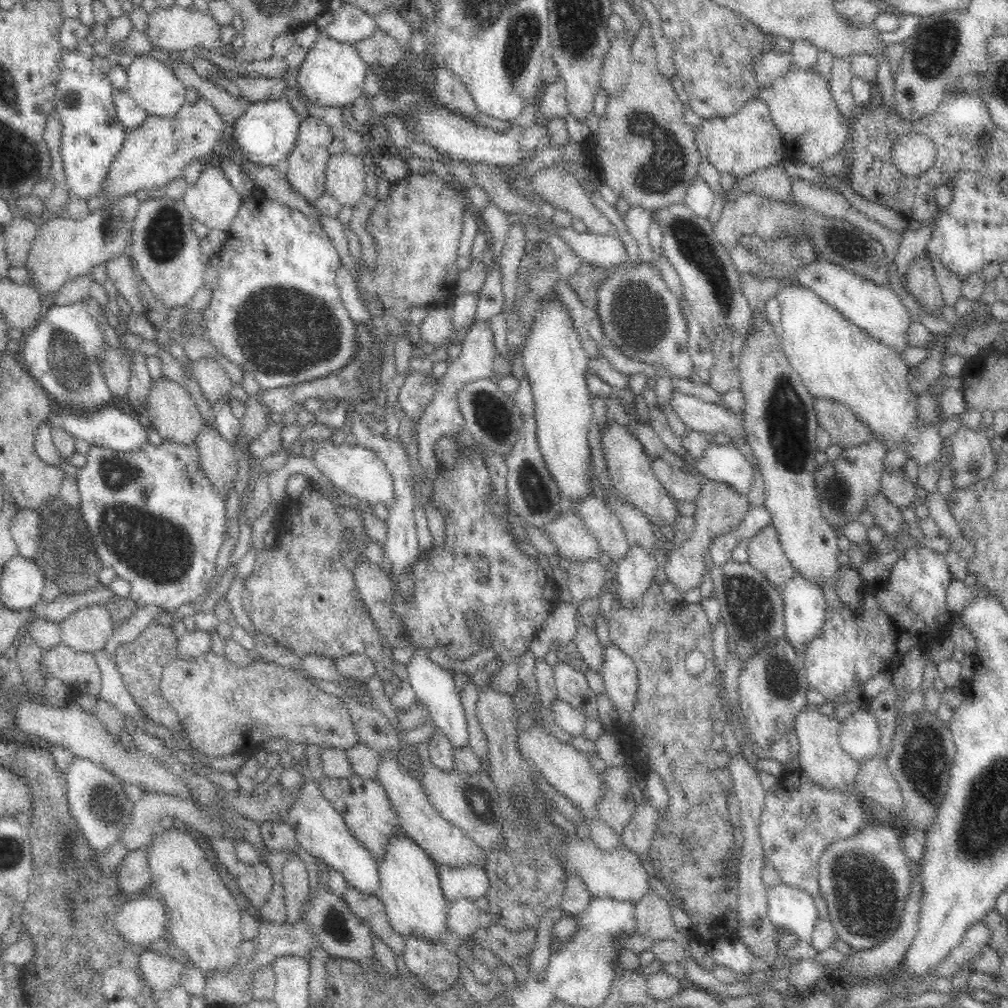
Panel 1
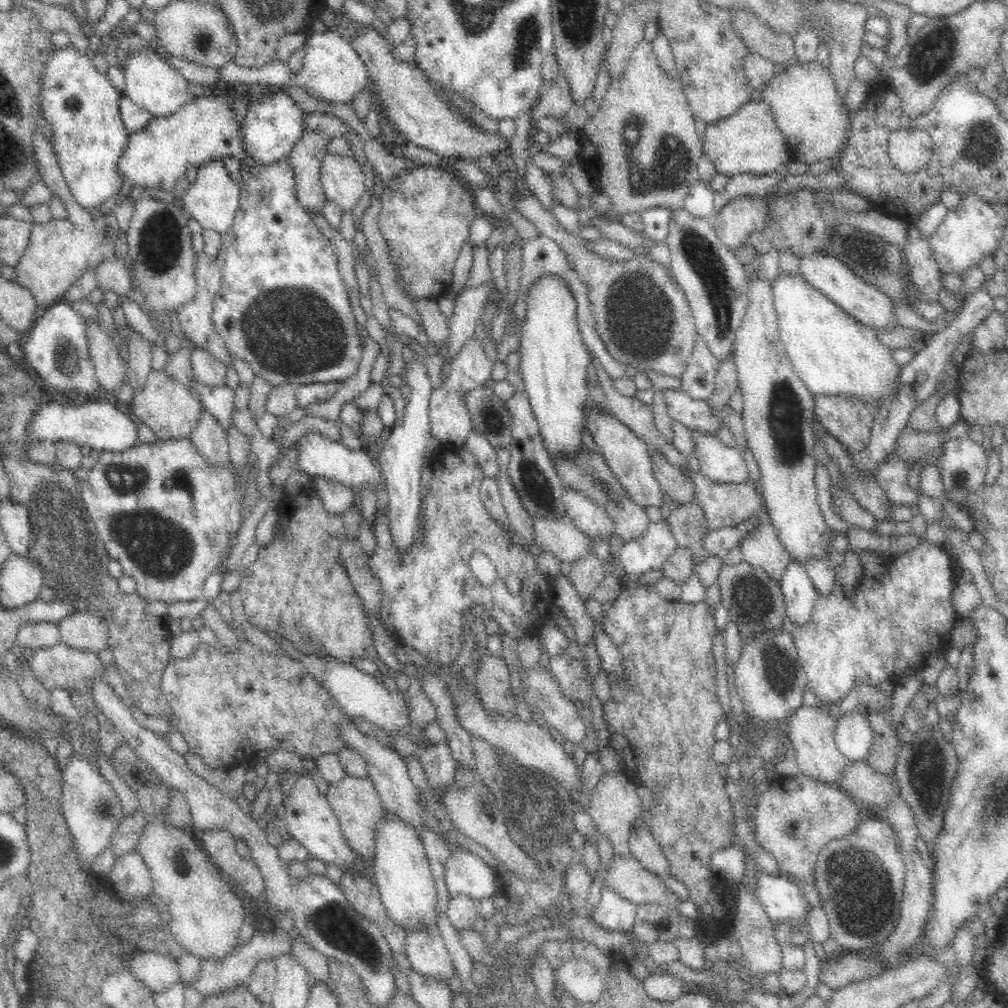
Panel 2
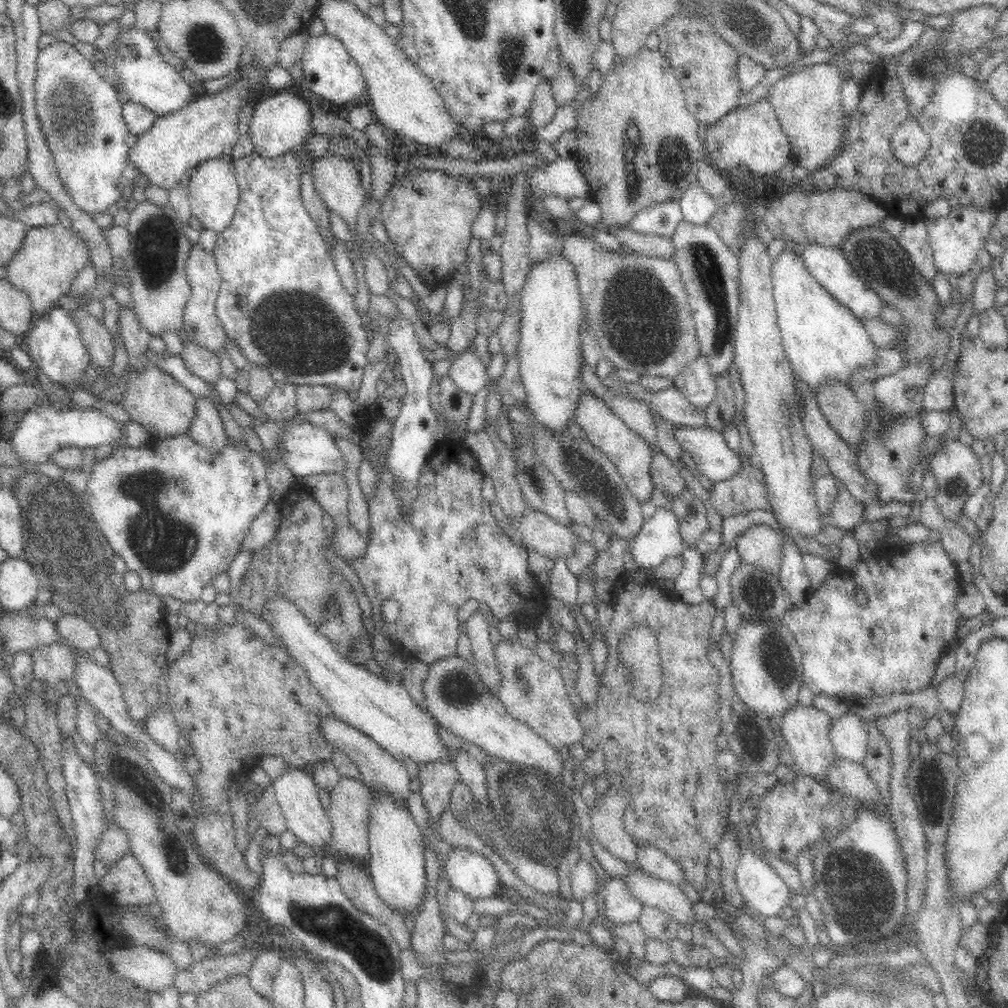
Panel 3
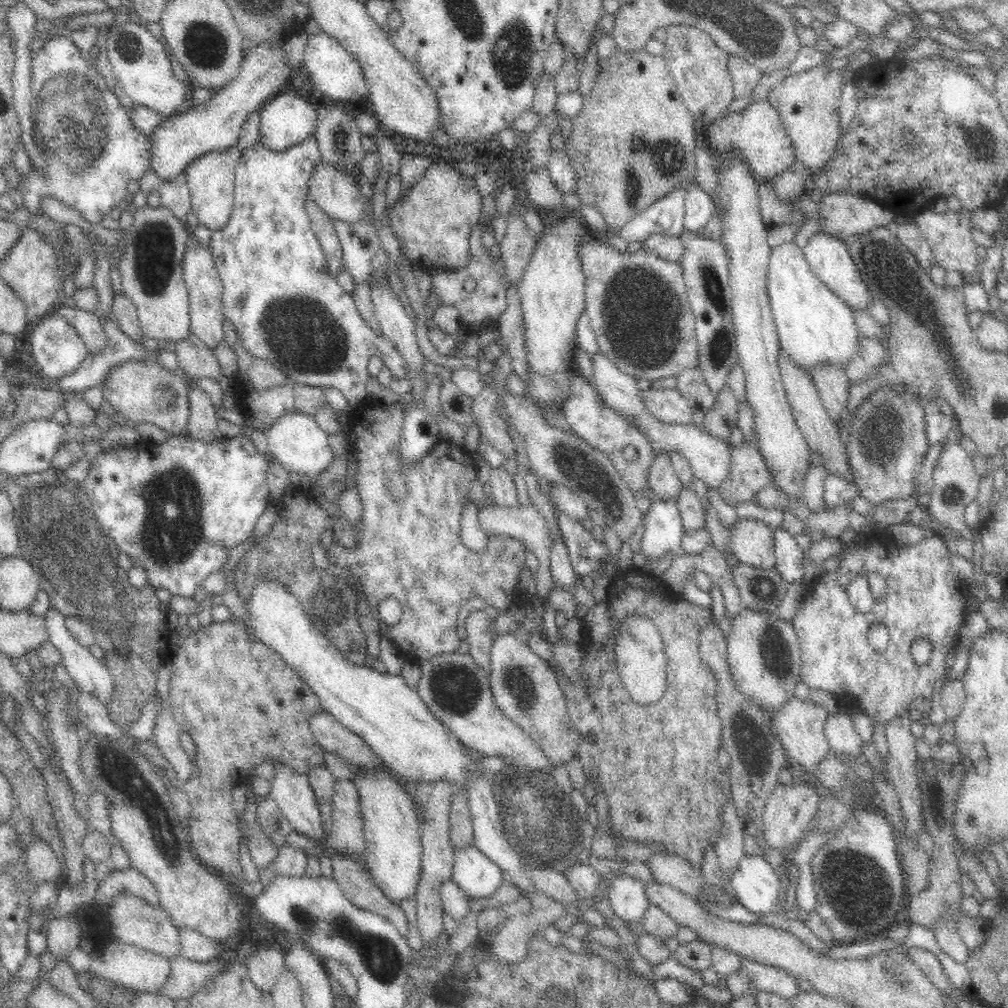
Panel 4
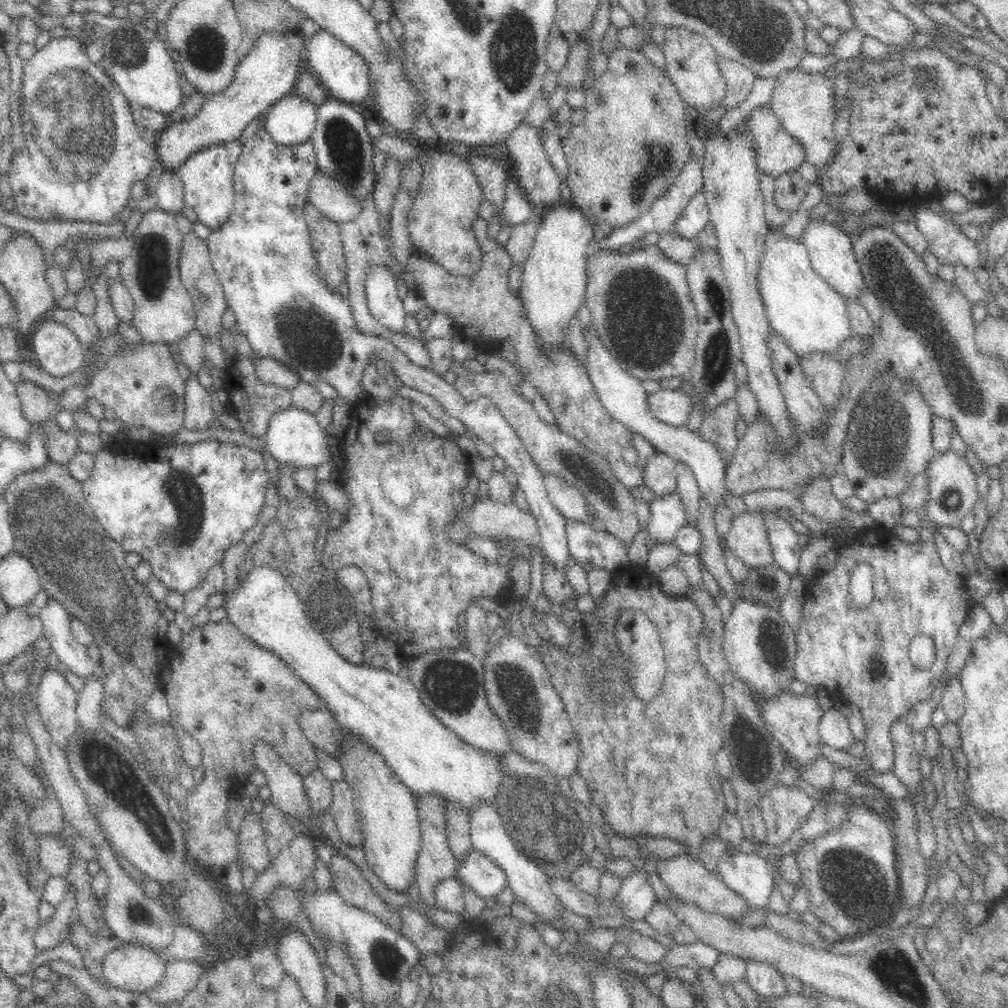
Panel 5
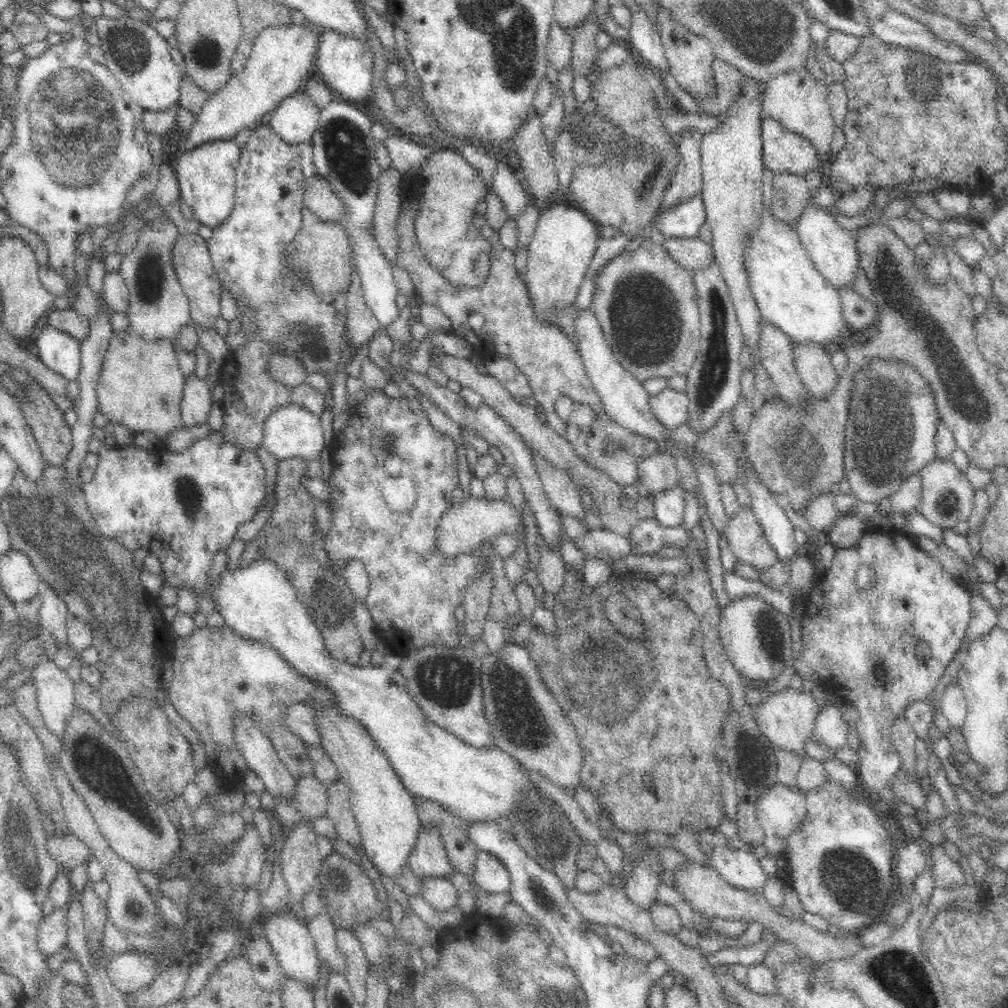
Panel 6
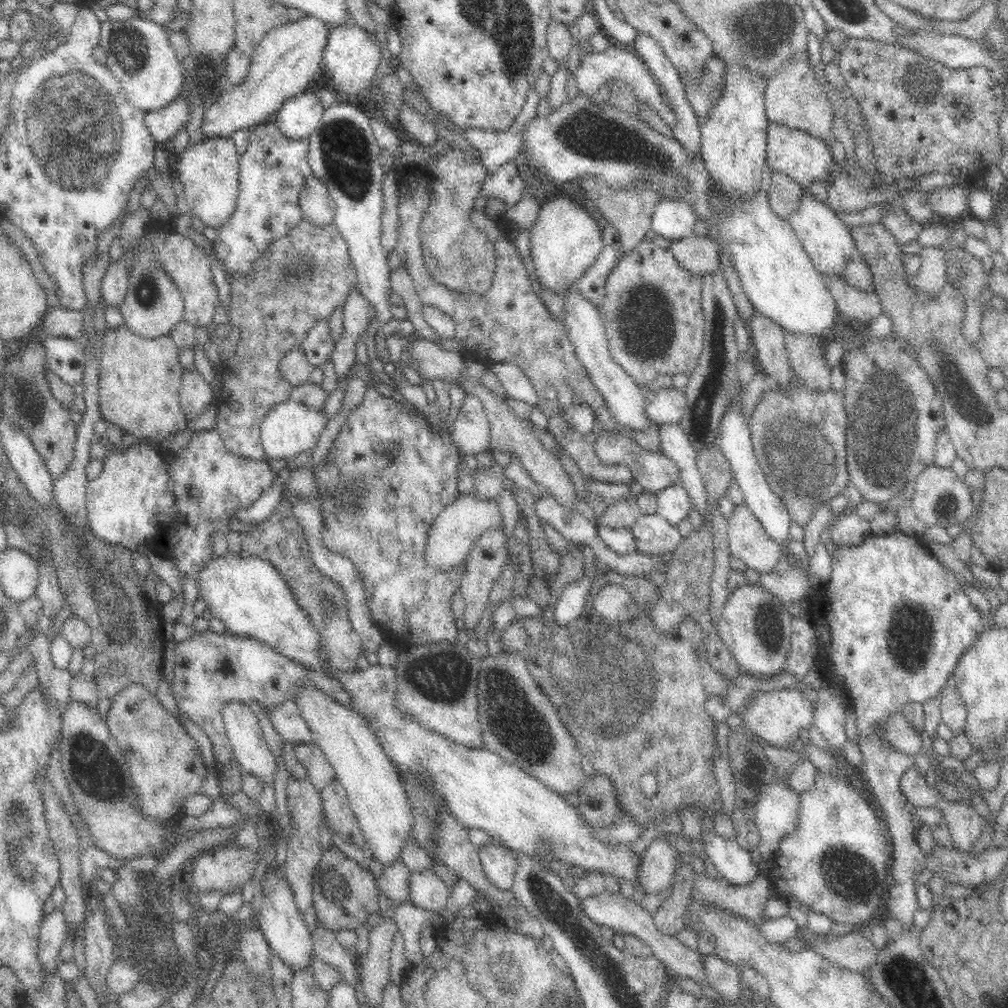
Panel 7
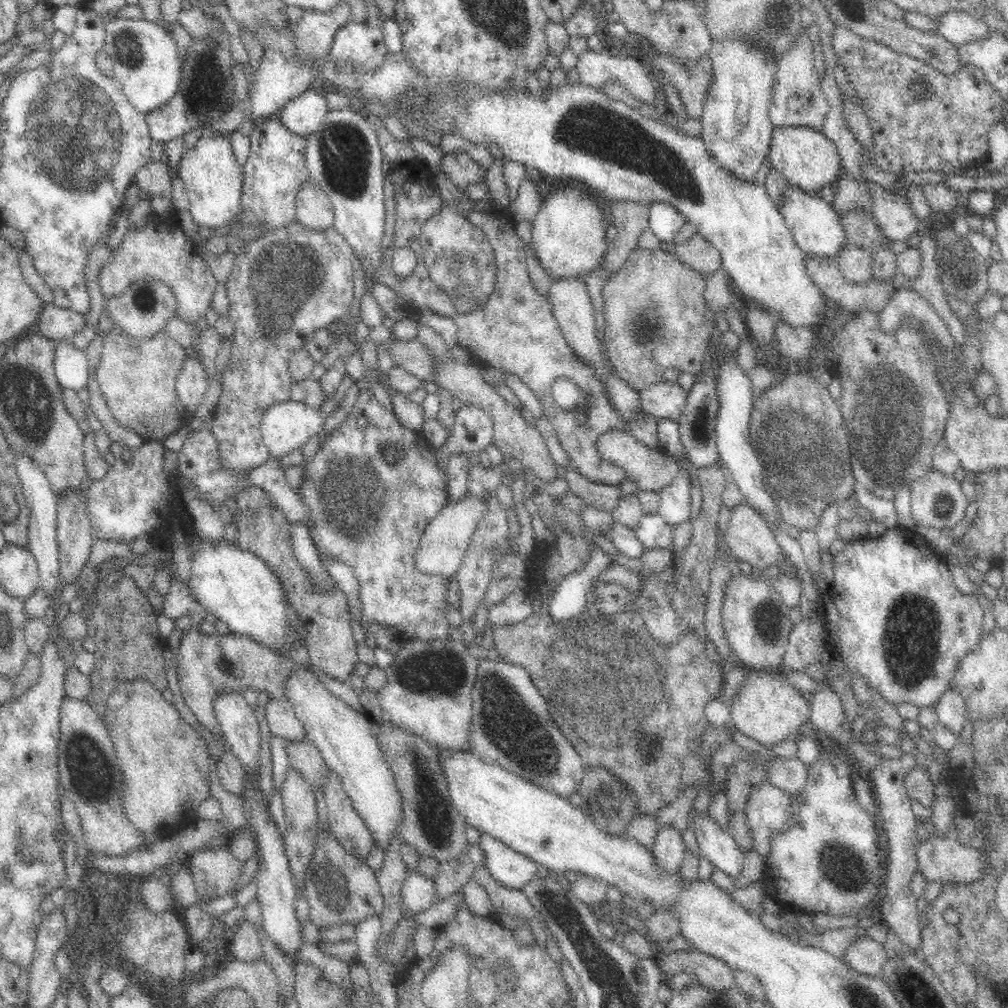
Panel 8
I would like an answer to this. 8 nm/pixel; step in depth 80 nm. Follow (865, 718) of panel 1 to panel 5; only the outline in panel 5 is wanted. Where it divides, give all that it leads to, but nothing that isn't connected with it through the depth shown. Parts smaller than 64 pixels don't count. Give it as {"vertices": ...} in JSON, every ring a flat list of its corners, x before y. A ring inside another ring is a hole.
{"vertices":[[833,707,822,712,818,724,818,738,822,744,841,751,847,750,854,740,846,716]]}

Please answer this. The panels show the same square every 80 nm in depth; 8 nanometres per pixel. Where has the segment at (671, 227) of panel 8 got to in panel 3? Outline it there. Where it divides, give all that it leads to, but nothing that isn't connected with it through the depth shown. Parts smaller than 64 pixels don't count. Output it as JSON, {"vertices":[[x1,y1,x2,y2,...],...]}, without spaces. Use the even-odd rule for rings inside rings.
{"vertices":[[698,182,692,183,680,199,684,222,694,226,706,225,718,208]]}

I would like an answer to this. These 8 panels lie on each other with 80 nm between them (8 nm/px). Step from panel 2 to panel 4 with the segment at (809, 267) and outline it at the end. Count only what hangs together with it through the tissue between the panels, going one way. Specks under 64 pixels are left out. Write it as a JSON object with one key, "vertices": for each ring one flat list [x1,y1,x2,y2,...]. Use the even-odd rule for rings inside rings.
{"vertices":[[817,229,803,247,803,251,812,272,836,296,839,296,851,308,868,308,868,304,873,298,870,296,870,291,868,291,865,282,860,276,858,267,851,257,848,245,844,239,832,236,825,230]]}

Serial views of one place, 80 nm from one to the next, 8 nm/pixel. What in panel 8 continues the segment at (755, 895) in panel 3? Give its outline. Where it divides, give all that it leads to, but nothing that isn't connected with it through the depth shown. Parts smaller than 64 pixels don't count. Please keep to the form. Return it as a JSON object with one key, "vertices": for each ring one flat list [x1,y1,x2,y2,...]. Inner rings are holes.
{"vertices":[[691,806,687,814,687,827,696,835,701,856,736,879,743,868,744,854,738,849,729,830,720,826,707,810,697,810]]}

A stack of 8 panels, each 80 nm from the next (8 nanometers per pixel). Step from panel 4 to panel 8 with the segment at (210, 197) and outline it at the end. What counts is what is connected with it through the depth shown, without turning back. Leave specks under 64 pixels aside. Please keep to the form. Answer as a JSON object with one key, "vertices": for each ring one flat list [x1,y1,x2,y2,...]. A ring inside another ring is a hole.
{"vertices":[[204,134,195,148,184,153,177,176,189,198,189,212,198,228,216,228,237,217,241,210,243,179,228,136]]}

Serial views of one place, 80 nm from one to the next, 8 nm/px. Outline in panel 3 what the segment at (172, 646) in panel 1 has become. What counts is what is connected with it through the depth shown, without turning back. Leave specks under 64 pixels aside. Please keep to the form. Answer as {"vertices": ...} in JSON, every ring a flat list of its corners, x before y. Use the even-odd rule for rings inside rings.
{"vertices":[[28,472,19,476,10,484,10,490,20,506,24,527,24,548,21,557,32,565,39,578,39,588,50,591,51,602,58,605,63,615,78,615,90,620,98,631,99,646,108,653,108,667,118,681,128,717,137,723,145,720,160,706,158,678,162,666,168,664,167,654,172,630,165,621,161,597,145,588,136,592,126,590,123,574,118,573,112,565,114,549,99,530,98,523,95,523,85,492,72,491,63,479,53,479,52,476,42,475,40,472]]}

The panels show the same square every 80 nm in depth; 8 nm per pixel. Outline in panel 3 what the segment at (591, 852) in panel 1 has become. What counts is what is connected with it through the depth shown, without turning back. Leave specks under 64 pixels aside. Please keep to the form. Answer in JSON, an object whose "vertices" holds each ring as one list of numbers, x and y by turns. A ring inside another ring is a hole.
{"vertices":[[644,871,638,874,630,872,625,880,632,895,642,901,642,905,662,910,681,926,684,924,707,926,704,922,697,920,693,910,694,904,678,886,649,876]]}

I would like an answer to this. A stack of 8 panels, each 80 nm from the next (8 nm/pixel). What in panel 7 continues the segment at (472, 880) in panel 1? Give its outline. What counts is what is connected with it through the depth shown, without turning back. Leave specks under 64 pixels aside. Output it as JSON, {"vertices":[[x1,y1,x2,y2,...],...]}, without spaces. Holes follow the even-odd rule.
{"vertices":[[494,842,479,848,479,860,490,883,500,890,511,890,518,874,518,859,512,850]]}

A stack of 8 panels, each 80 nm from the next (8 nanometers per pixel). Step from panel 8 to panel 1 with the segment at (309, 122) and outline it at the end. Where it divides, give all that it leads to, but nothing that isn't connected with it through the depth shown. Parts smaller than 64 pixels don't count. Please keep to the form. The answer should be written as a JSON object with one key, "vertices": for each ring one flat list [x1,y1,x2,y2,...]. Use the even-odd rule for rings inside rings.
{"vertices":[[285,96,252,103,232,127,237,146,248,161,259,166,274,167,289,156,300,132,300,118]]}

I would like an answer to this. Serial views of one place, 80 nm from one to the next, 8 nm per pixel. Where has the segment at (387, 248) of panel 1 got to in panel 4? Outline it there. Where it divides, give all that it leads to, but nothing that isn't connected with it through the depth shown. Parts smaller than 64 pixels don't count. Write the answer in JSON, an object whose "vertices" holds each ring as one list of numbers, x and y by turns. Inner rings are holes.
{"vertices":[[439,157,437,162,433,162,424,176,412,187,407,197,401,203,395,204,390,215,394,236,403,244,403,250,412,264,425,268,435,266,448,271,459,271,471,263,469,238,472,229,481,220,483,196,476,188,475,179,461,173,452,163,453,160,449,157]]}

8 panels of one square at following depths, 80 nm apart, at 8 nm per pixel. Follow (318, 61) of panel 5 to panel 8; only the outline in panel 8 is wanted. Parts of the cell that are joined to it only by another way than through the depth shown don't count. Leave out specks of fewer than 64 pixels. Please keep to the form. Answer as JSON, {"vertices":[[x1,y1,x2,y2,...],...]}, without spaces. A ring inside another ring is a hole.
{"vertices":[[351,21,334,37,329,55,337,62,351,60,365,70,376,70,388,55,384,30,376,25]]}

